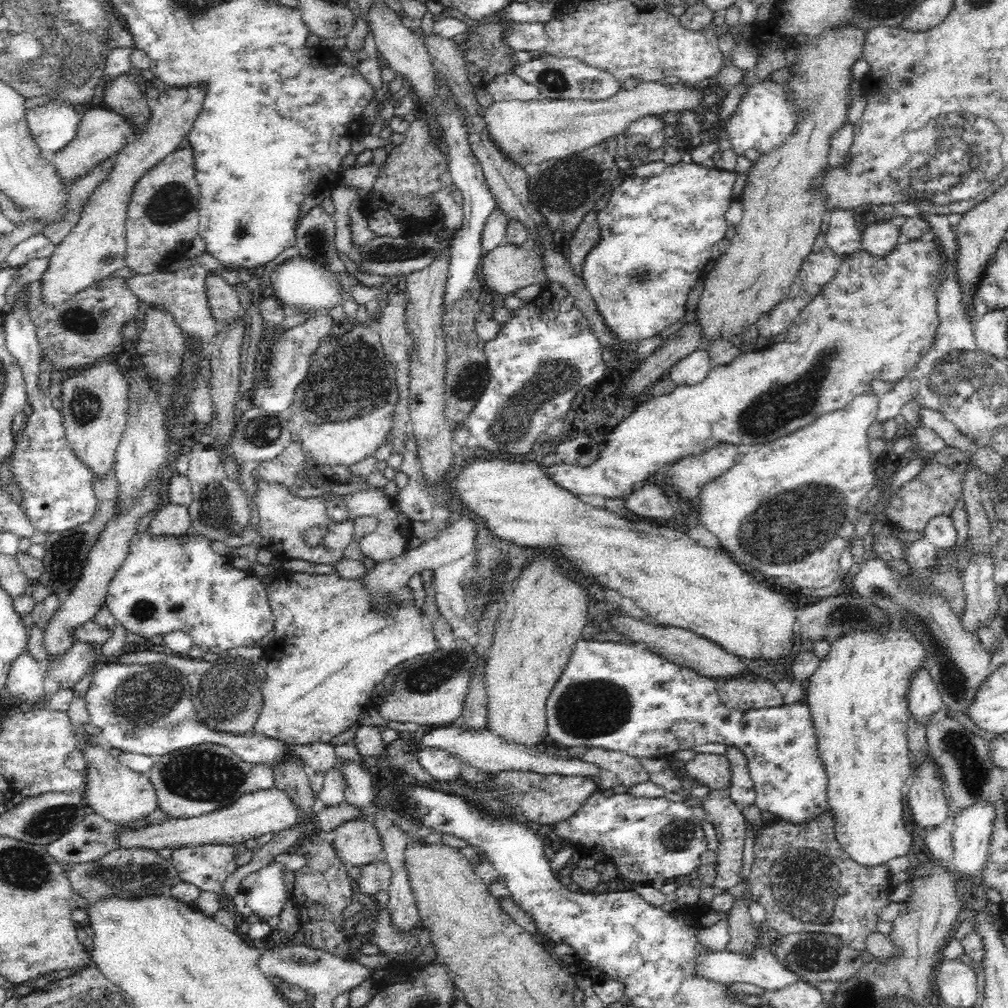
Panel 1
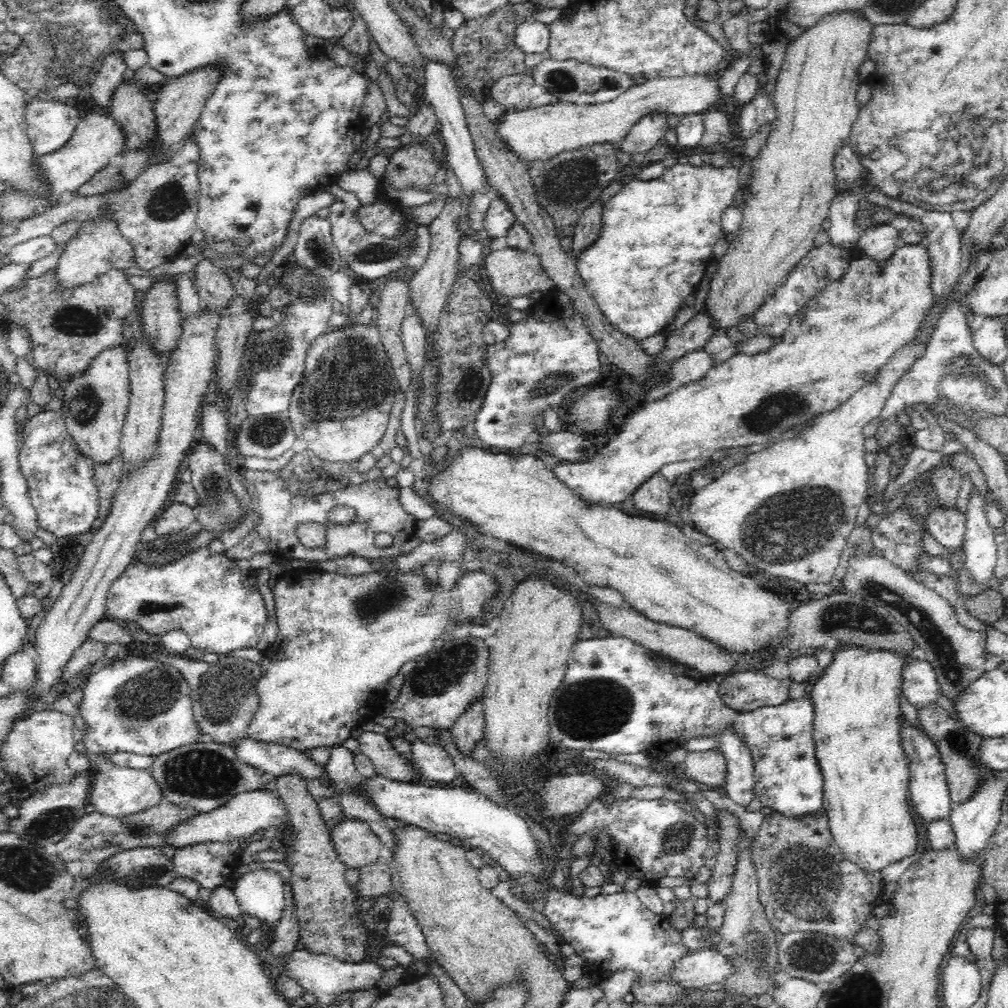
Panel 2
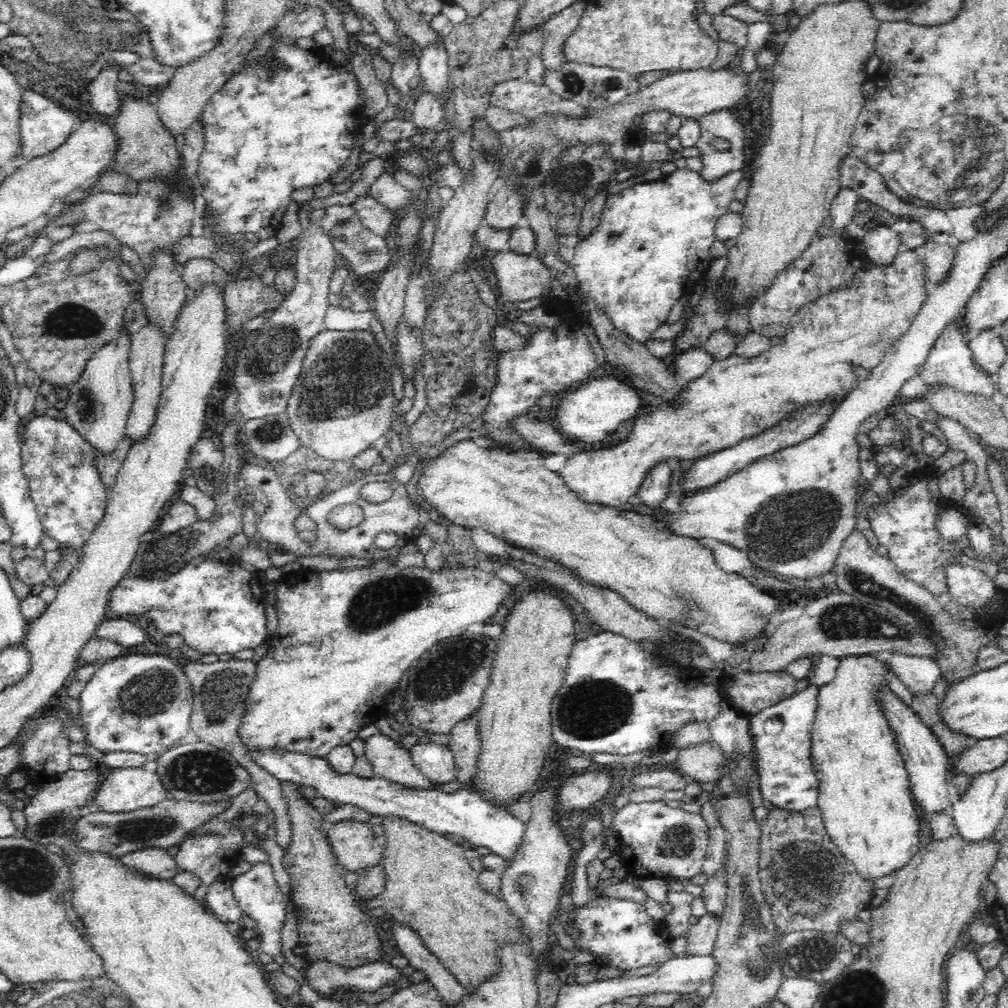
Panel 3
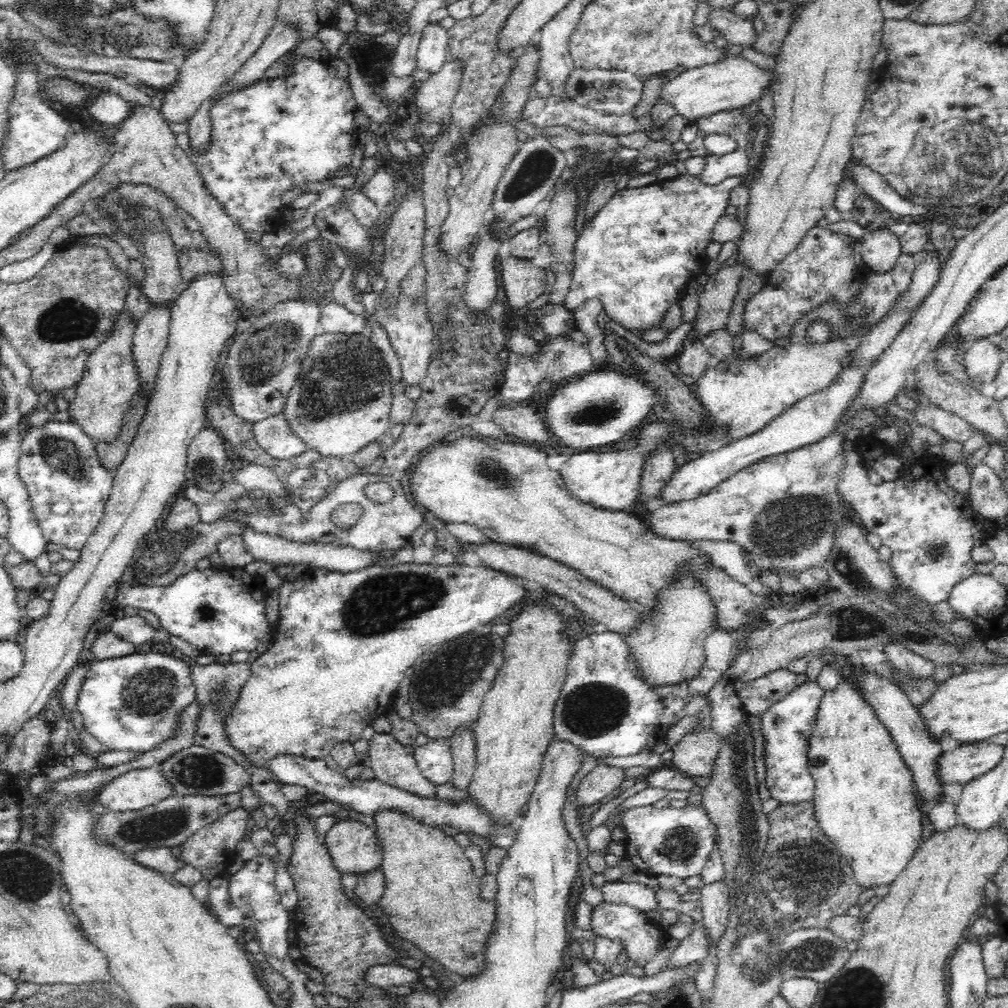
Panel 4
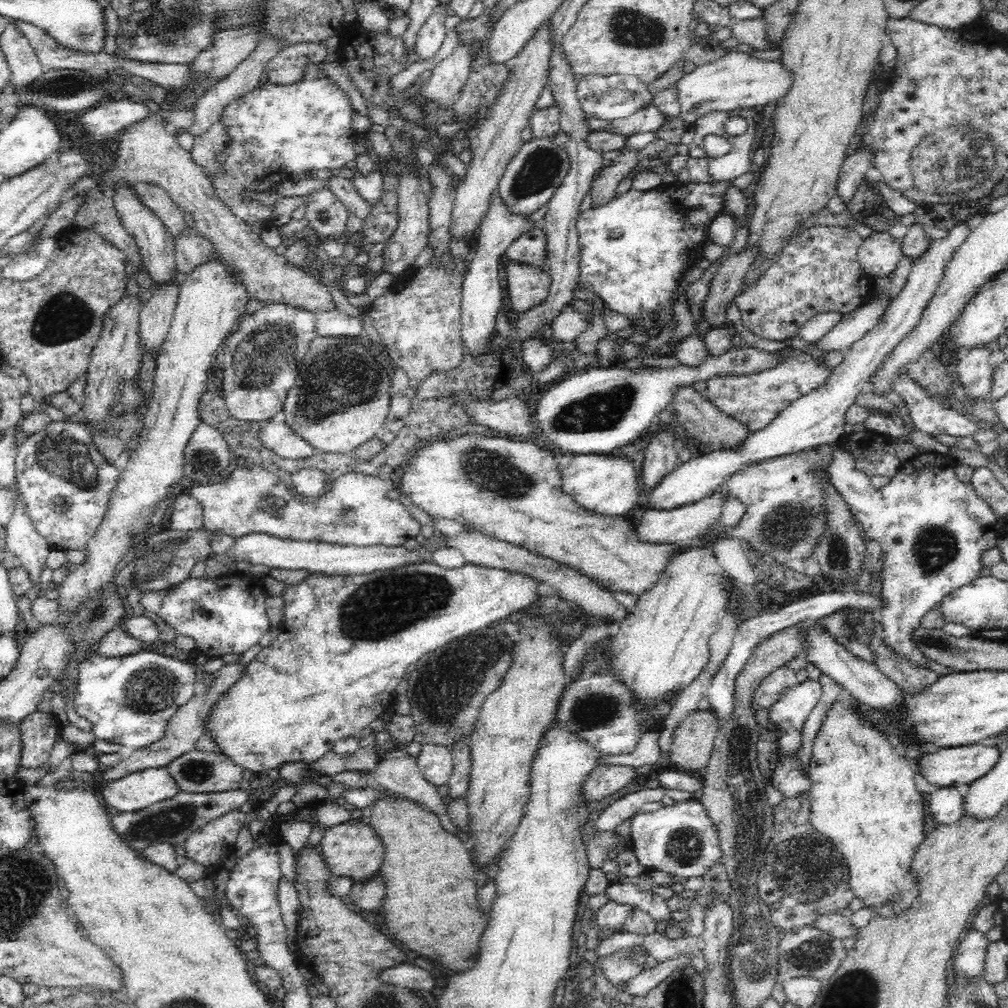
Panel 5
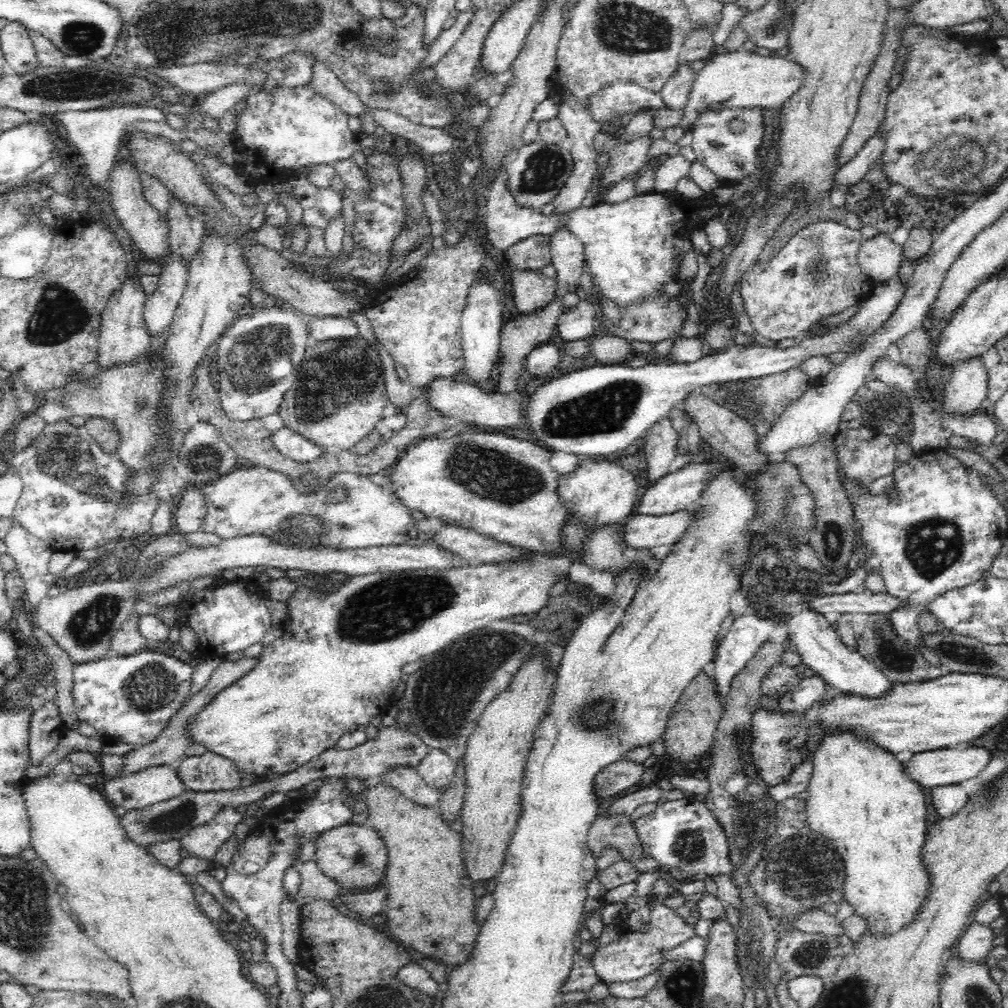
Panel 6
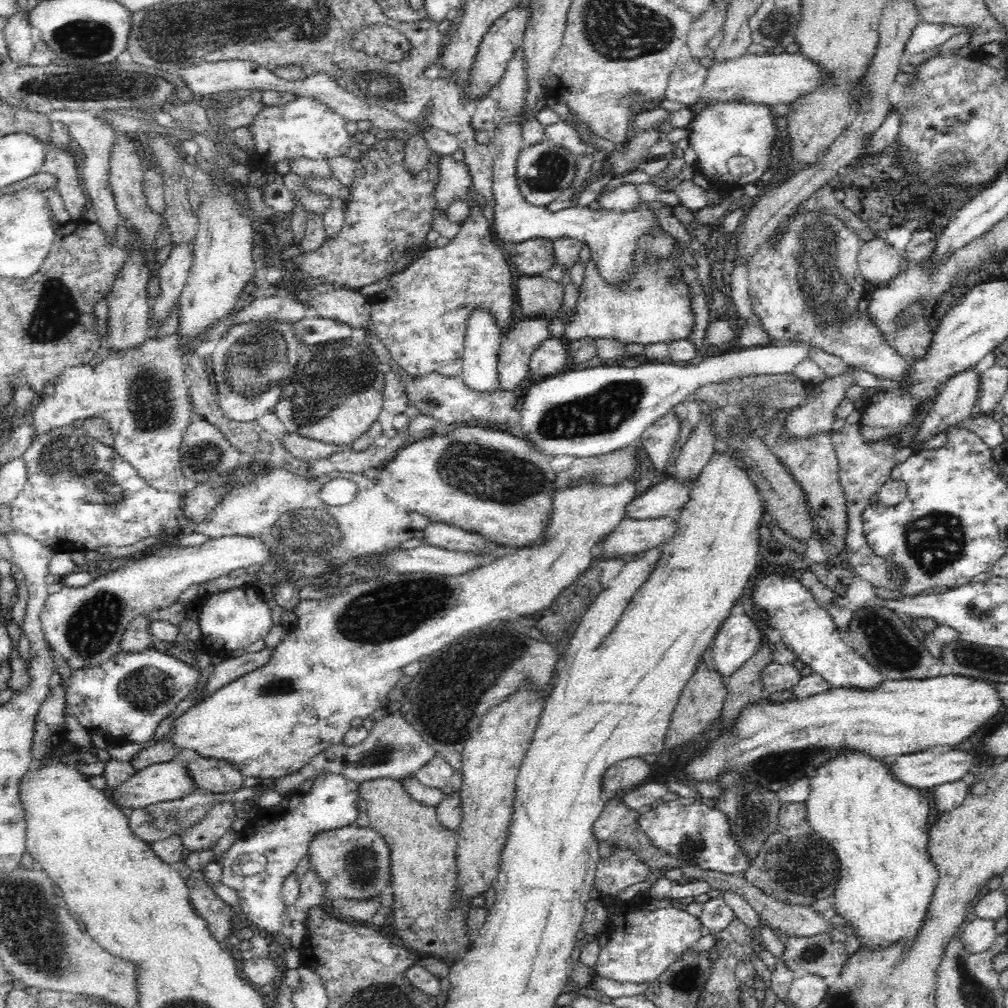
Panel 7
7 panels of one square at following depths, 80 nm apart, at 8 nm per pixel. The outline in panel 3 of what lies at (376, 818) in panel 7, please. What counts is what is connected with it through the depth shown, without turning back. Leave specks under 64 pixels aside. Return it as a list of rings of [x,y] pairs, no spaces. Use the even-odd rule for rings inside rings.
[[[394,815],[382,818],[382,829],[383,837],[386,838],[381,858],[387,877],[385,891],[376,898],[366,900],[367,908],[383,908],[395,923],[414,931],[422,945],[439,958],[465,990],[472,991],[478,983],[498,970],[494,954],[496,948],[503,942],[514,942],[514,939],[522,938],[517,921],[502,899],[484,892],[478,883],[479,874],[470,868],[465,858],[466,849],[462,845],[451,842],[438,832]]]

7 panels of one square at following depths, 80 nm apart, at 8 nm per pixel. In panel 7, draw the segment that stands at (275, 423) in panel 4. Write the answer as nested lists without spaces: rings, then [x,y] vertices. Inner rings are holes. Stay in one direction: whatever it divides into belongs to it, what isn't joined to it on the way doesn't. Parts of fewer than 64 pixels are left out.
[[[284,434],[285,448],[300,460],[323,460],[336,452],[350,451],[353,449],[350,443],[328,443],[318,442],[317,440],[298,436],[298,434]]]

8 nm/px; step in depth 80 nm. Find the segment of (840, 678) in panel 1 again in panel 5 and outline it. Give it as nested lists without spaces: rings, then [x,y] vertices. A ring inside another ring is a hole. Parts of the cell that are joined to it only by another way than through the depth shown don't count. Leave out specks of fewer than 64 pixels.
[[[843,693],[840,699],[831,704],[826,711],[826,718],[823,720],[821,728],[814,738],[811,758],[806,769],[811,780],[808,792],[811,826],[814,828],[814,831],[828,839],[838,850],[839,855],[846,861],[850,874],[848,889],[862,902],[863,908],[875,913],[876,910],[884,908],[884,906],[889,904],[893,918],[900,918],[902,914],[906,913],[906,910],[914,906],[914,902],[917,902],[922,886],[921,879],[913,872],[913,861],[918,846],[922,845],[922,842],[925,842],[926,839],[926,834],[924,834],[924,796],[921,794],[923,785],[917,778],[914,763],[909,764],[878,730],[874,730],[871,726],[859,721],[857,716],[855,716],[855,702],[855,699]]]

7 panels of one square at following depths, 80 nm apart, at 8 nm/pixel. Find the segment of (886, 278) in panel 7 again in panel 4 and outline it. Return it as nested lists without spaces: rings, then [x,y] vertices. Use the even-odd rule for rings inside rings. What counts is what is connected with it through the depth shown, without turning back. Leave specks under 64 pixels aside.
[[[889,229],[866,231],[861,238],[859,253],[864,266],[871,272],[884,274],[894,268],[903,253],[898,236]]]

